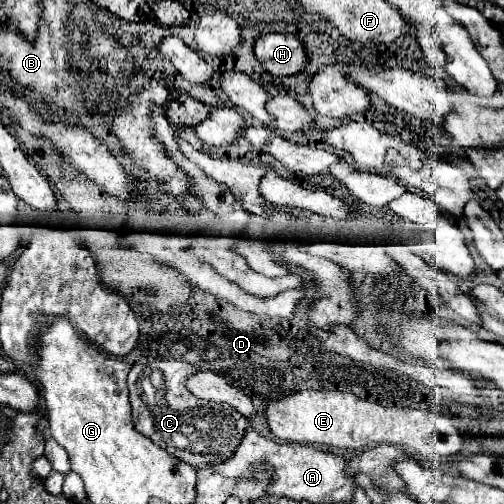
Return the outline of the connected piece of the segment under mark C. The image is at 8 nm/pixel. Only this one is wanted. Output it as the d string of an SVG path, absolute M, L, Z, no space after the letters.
M152 360L146 366L136 364L132 372L128 374L128 388L130 388L130 404L132 404L132 422L134 428L150 438L154 444L164 448L168 454L188 462L194 468L210 468L212 464L224 462L226 458L232 456L232 452L238 448L242 442L242 436L248 428L248 418L242 414L230 410L228 406L220 406L214 402L204 402L196 396L192 396L186 388L184 382L188 376L198 372L196 366L180 360Z

